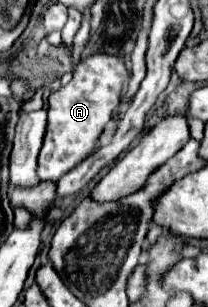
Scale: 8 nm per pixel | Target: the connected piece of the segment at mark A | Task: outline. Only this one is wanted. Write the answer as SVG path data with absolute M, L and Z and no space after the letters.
M91 55L77 65L73 79L65 87L49 95L47 131L39 153L39 169L37 169L41 181L55 183L61 175L69 173L85 157L97 151L97 141L121 103L121 89L127 75L129 71L119 57Z

